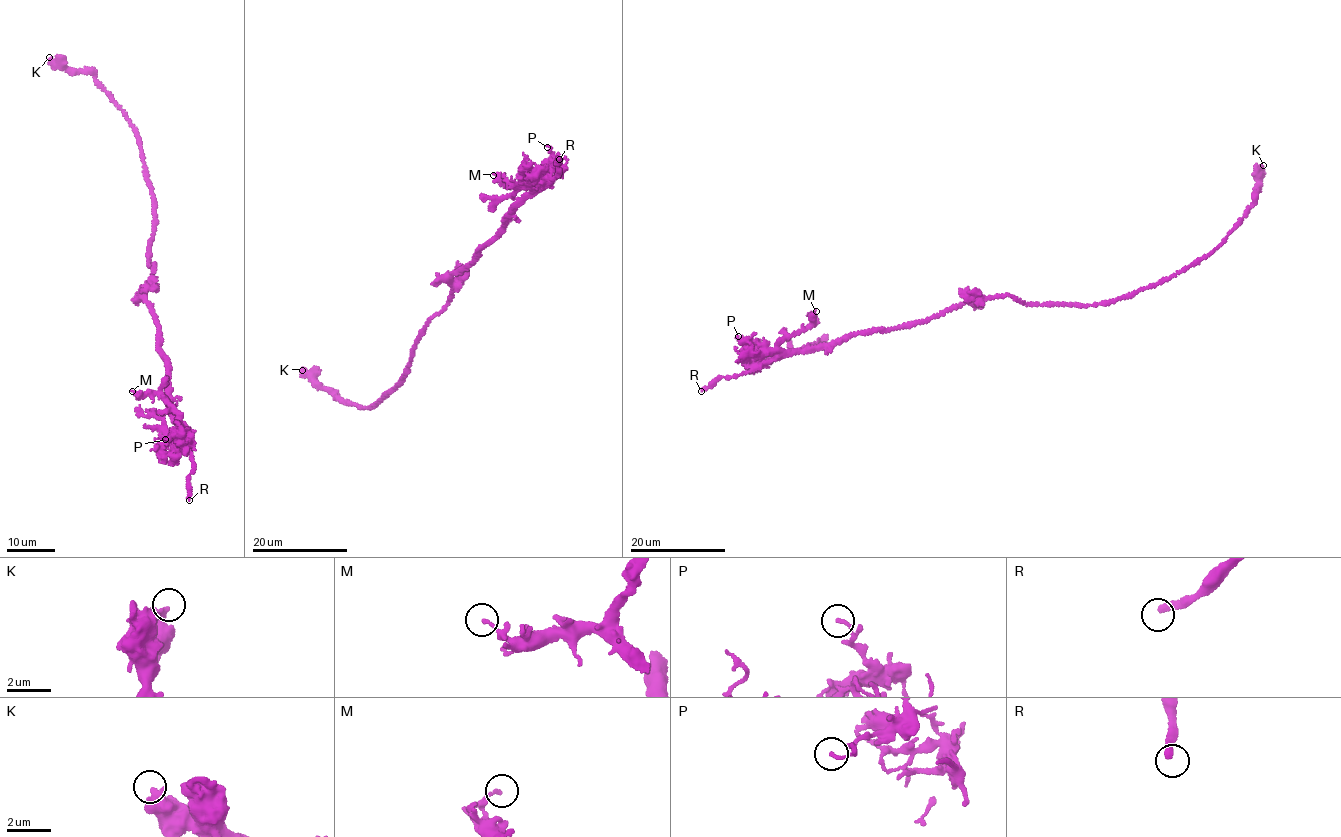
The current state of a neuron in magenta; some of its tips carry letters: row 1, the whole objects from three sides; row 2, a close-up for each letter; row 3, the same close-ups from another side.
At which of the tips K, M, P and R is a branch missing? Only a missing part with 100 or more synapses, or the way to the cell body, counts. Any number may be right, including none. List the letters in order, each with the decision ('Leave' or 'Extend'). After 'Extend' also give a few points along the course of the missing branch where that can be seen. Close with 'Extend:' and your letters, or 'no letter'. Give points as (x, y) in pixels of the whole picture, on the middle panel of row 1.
K: Leave
M: Leave
P: Leave
R: Extend. Course of what is missing: (559, 159), (557, 149), (532, 126), (477, 47), (444, 12), (446, 8)
Extend: R

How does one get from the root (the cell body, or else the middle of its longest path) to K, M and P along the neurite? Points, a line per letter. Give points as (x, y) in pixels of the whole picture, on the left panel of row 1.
K: (155, 264), (149, 265), (149, 250), (157, 223), (156, 204), (134, 129), (92, 74), (49, 57)
M: (155, 264), (143, 291), (157, 326), (158, 347), (166, 361), (168, 406), (181, 422), (157, 393), (132, 391)
P: (155, 264), (143, 291), (166, 361), (167, 408), (182, 426), (173, 432), (175, 437), (165, 439)

